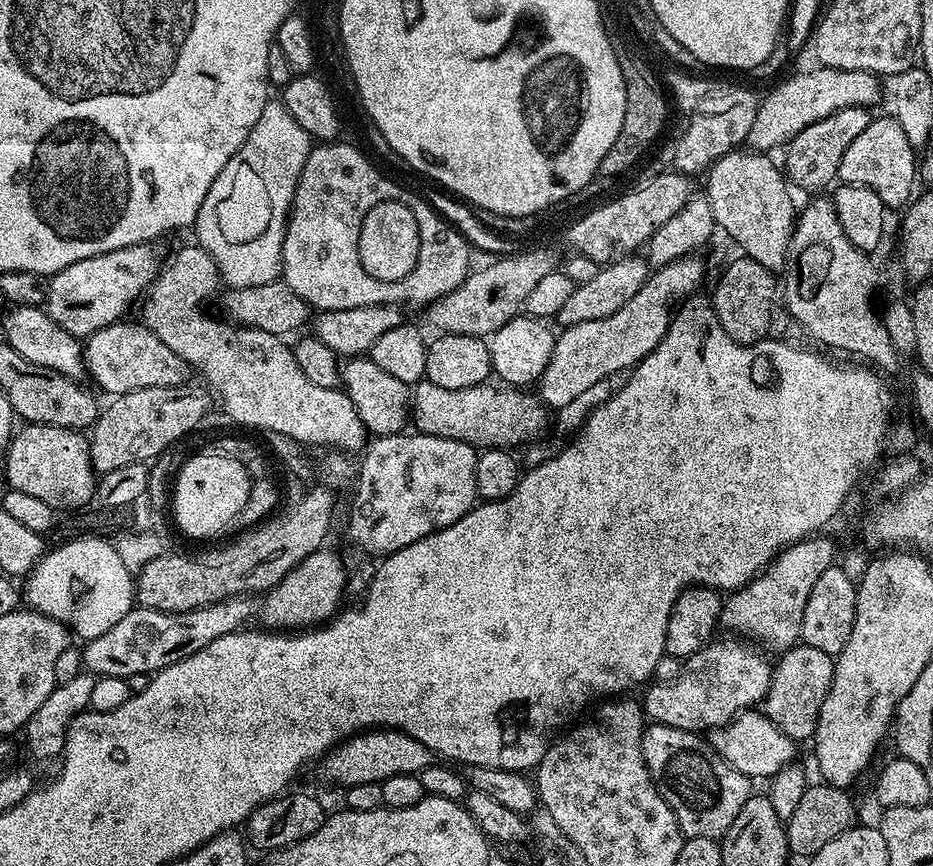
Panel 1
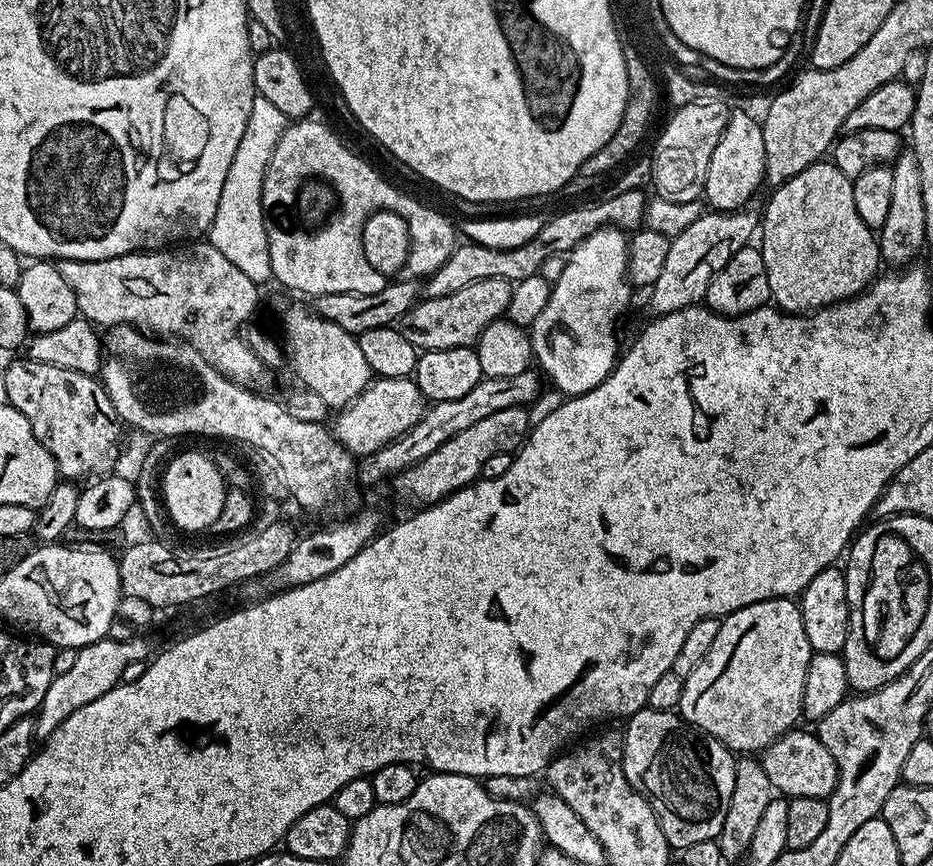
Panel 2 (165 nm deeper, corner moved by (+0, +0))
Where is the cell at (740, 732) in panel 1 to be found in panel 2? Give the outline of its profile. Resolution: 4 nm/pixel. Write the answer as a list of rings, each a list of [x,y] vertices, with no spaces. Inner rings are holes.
[[[793,730],[782,734],[772,745],[764,749],[759,757],[766,778],[770,778],[773,789],[781,797],[805,796],[806,798],[828,798],[836,789],[840,771],[834,762],[834,754],[816,736],[815,731],[800,732]]]

